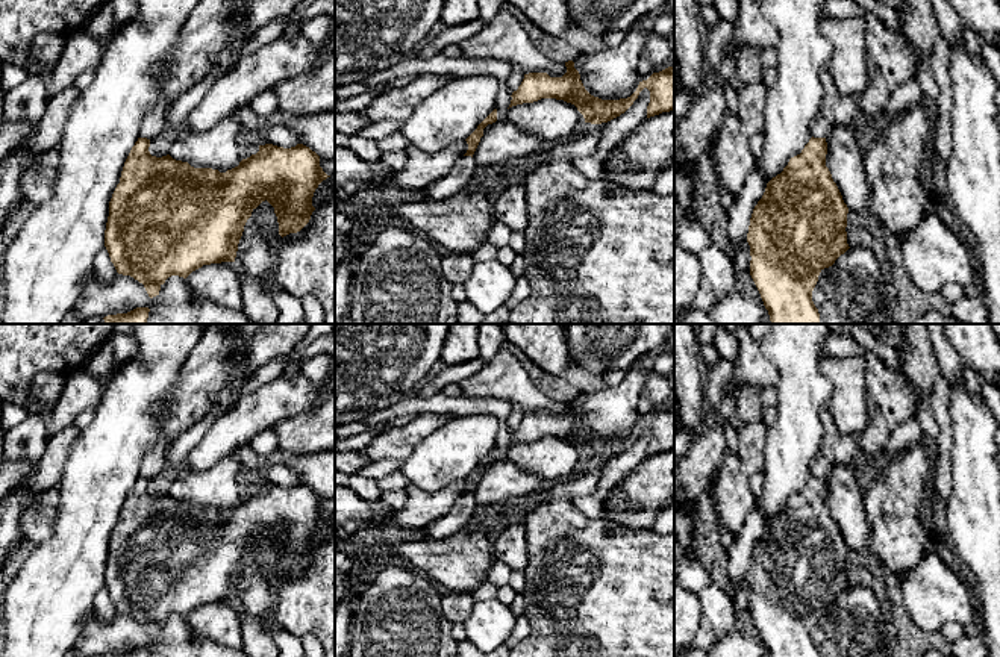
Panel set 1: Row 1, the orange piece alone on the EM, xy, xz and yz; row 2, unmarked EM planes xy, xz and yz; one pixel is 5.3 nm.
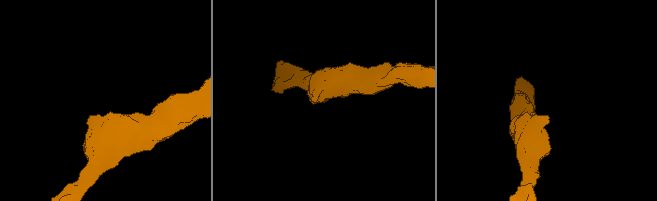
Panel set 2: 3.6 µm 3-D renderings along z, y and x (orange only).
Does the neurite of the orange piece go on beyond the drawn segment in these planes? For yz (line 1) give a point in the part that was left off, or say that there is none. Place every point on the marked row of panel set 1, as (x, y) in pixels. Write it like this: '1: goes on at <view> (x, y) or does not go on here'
1: does not go on here

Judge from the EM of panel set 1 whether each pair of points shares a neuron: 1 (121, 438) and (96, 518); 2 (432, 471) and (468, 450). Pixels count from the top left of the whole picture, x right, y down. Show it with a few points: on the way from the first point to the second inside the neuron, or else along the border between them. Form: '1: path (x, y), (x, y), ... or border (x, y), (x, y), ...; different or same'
1: path (106, 457), (96, 479), (96, 498); same
2: path (441, 462), (450, 453), (459, 450); same

